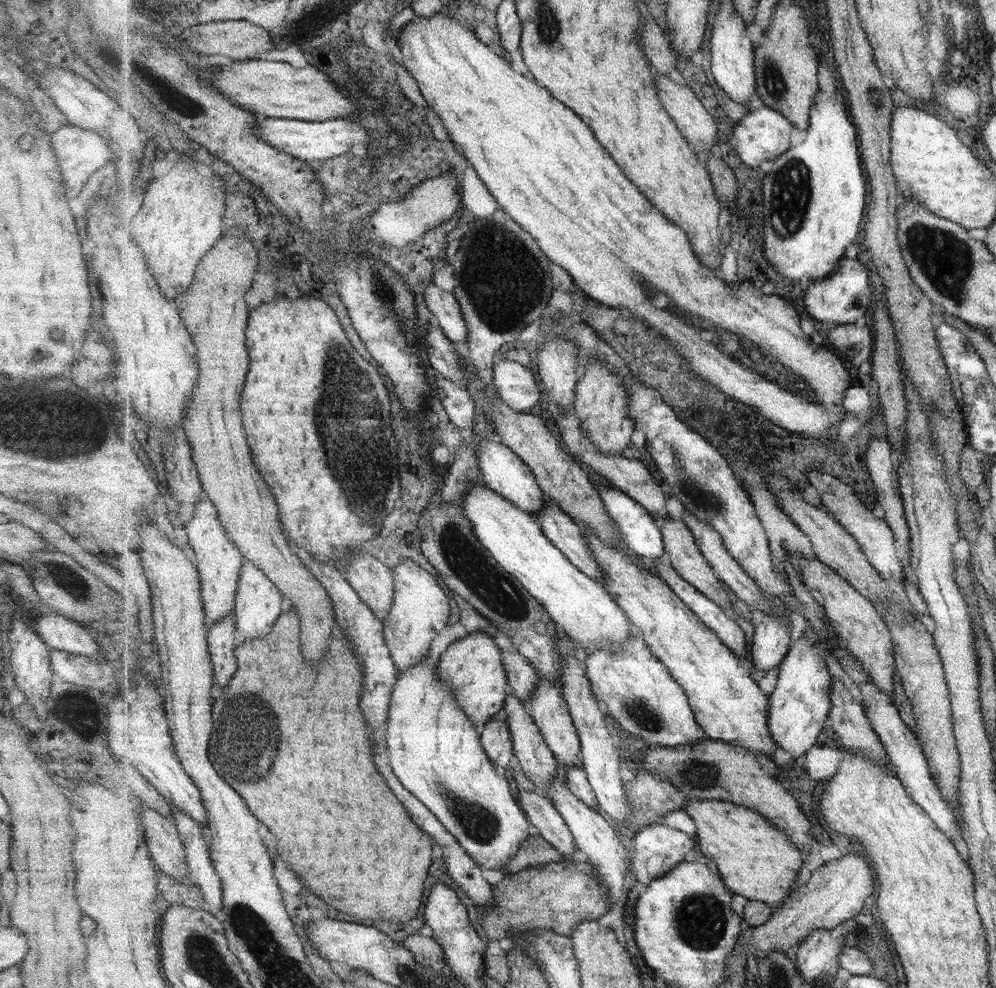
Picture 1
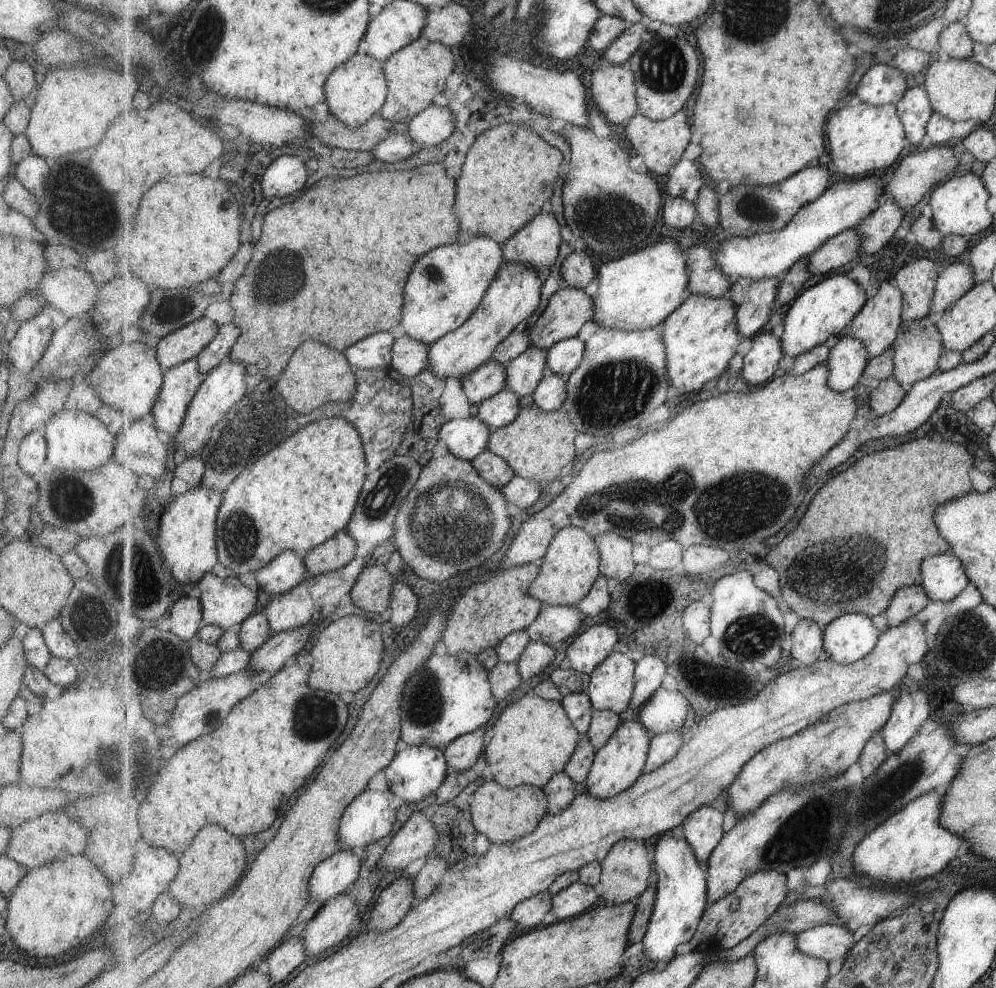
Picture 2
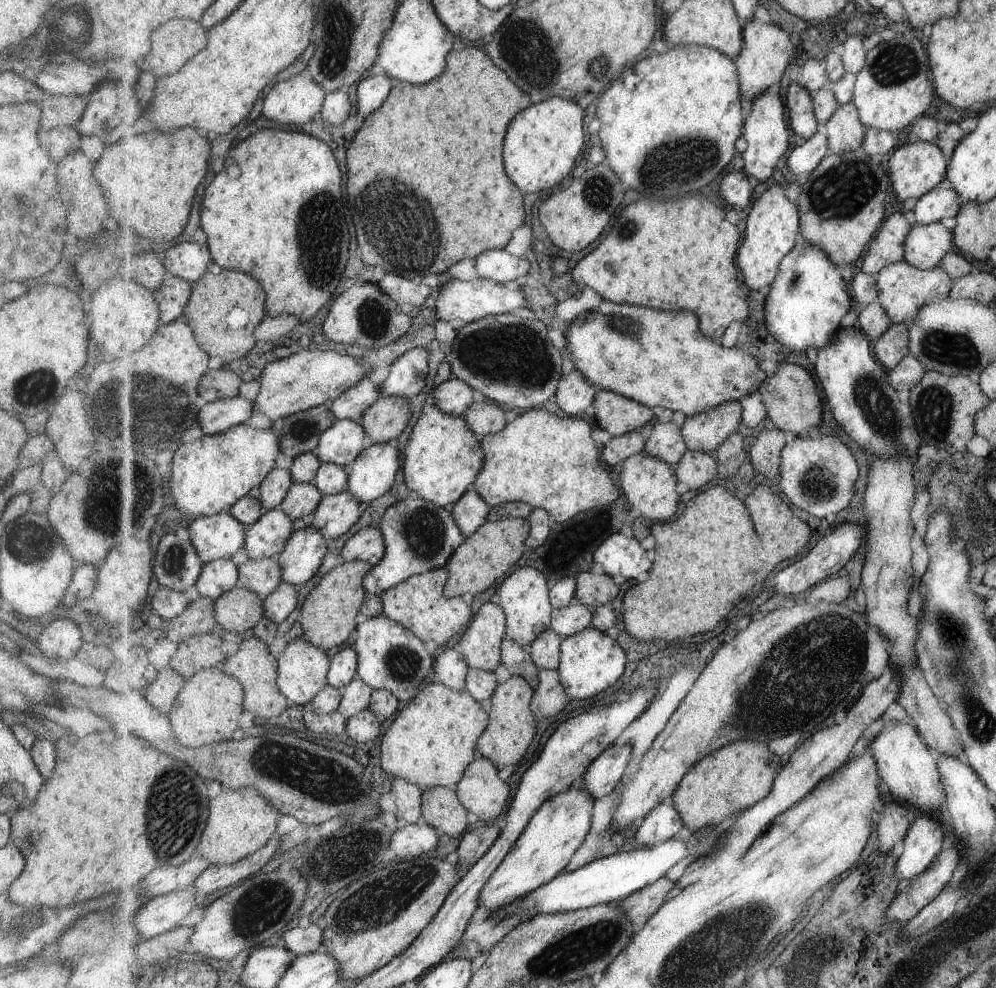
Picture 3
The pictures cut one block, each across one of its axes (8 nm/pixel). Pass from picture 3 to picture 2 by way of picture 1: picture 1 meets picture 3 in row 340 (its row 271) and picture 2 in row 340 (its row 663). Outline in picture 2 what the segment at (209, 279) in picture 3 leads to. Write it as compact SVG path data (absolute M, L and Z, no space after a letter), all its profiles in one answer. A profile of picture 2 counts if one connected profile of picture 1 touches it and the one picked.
M305 342L299 346L287 365L285 372L277 380L276 389L292 409L309 414L315 408L328 403L343 403L353 400L357 392L358 380L355 368L347 360L346 353L329 348L319 342Z

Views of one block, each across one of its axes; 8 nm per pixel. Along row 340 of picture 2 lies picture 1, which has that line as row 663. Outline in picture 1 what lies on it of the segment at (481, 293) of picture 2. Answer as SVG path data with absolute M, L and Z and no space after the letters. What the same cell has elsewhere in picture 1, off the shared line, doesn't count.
M426 656L409 670L401 670L392 694L390 718L386 727L387 750L391 766L405 788L423 800L438 818L466 848L467 854L482 868L503 869L522 850L522 843L530 838L529 818L518 798L511 794L511 786L483 749L481 729L463 712L452 690L438 678L440 656Z

